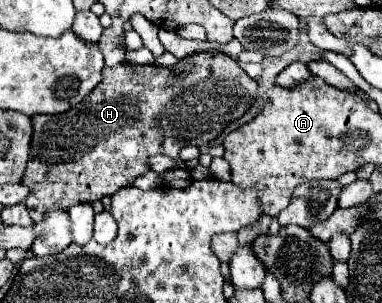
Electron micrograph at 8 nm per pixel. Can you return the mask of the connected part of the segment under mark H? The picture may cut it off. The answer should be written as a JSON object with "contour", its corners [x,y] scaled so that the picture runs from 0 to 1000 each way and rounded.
{"contour":[[[508,172],[466,198],[450,224],[366,218],[319,205],[267,231],[267,271],[188,363],[152,383],[84,383],[89,442],[79,475],[79,528],[58,601],[79,614],[79,647],[63,673],[89,733],[115,726],[131,693],[178,693],[199,673],[251,667],[293,647],[319,614],[346,614],[351,594],[387,568],[387,521],[403,508],[445,508],[450,521],[482,482],[555,475],[581,429],[639,383],[675,323],[675,277],[660,264],[597,178]]]}

